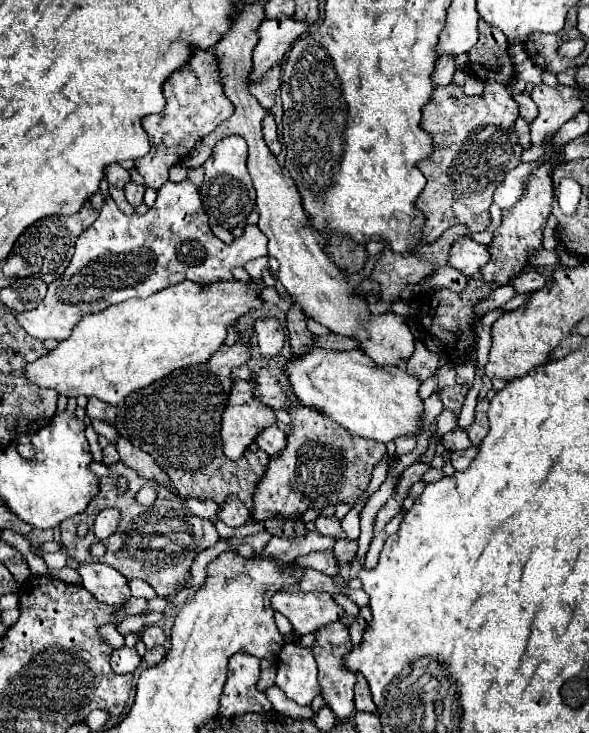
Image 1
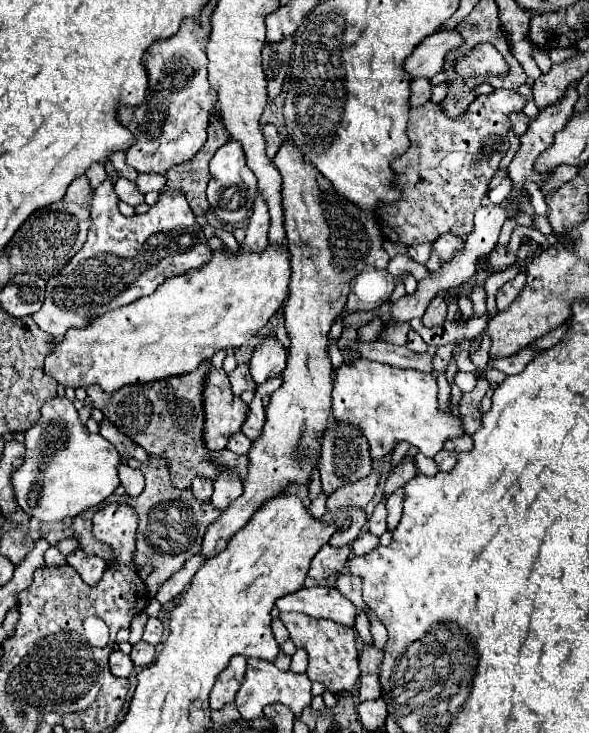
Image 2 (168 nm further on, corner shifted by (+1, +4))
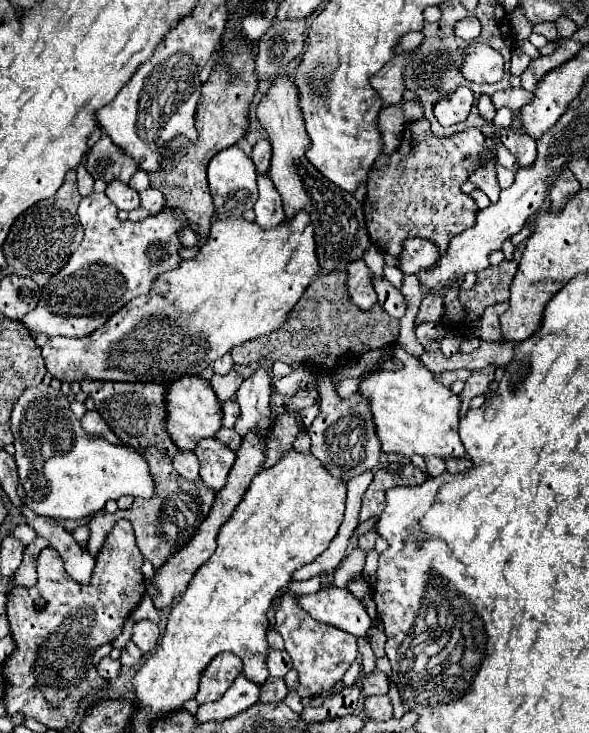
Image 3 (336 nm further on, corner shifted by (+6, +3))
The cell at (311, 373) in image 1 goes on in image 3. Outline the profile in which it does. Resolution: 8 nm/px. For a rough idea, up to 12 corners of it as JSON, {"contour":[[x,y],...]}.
{"contour":[[420,358],[376,370],[382,452],[466,458],[460,396]]}

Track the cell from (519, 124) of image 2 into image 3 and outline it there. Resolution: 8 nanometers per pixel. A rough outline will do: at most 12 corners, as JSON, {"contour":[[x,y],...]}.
{"contour":[[510,128],[502,144],[518,158],[520,168],[536,160],[536,142]]}

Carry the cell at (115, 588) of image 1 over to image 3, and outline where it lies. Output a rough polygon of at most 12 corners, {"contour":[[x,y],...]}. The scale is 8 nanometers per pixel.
{"contour":[[22,514],[62,556],[66,572],[88,584],[94,558],[56,520]]}

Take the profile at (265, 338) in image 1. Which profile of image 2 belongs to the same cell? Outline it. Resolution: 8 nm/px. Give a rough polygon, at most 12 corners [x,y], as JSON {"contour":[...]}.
{"contour":[[275,335],[261,337],[251,357],[257,385],[285,369],[287,353]]}

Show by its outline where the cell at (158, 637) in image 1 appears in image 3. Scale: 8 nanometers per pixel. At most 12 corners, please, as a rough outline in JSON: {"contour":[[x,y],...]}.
{"contour":[[150,620],[134,624],[132,642],[152,652],[158,642],[158,626]]}

